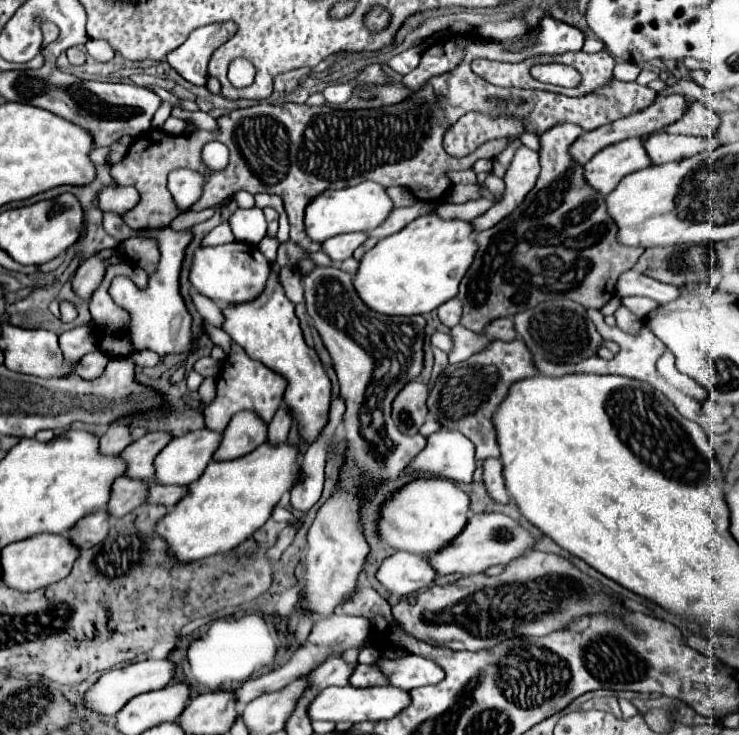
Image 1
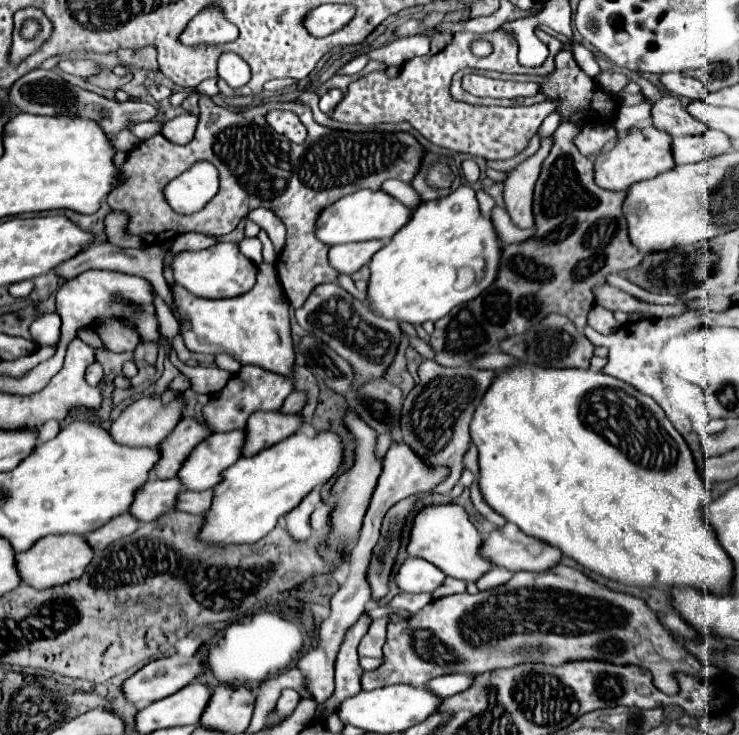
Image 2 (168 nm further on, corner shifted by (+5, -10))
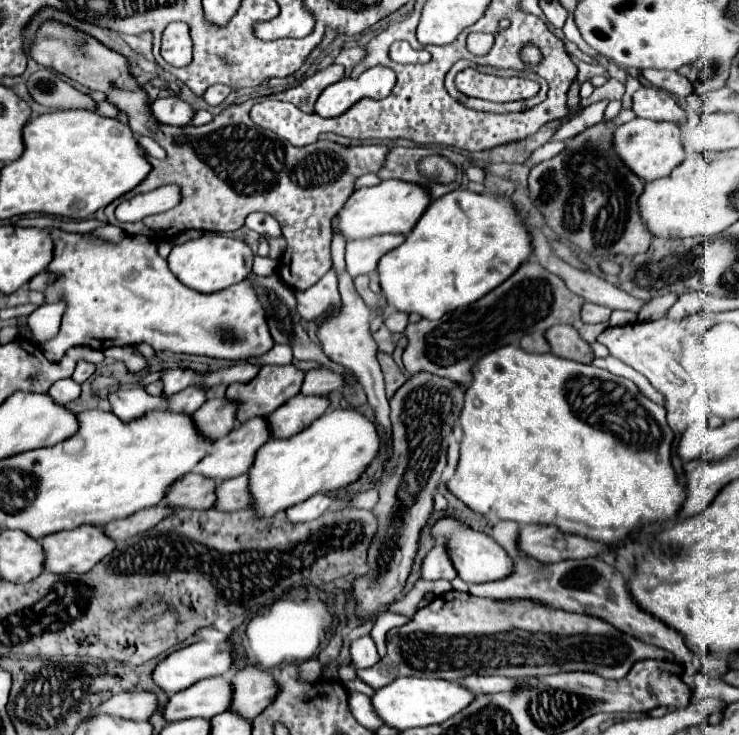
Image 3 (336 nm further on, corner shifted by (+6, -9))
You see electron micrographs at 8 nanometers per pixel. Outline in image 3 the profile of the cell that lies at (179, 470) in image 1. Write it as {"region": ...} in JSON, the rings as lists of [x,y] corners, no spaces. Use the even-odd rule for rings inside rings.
{"region":[[[254,417],[250,421],[246,421],[244,425],[236,427],[236,431],[230,431],[226,437],[218,439],[212,447],[210,447],[210,453],[194,467],[194,471],[200,471],[202,475],[208,475],[210,479],[220,479],[220,481],[226,481],[226,479],[232,479],[236,475],[242,475],[242,473],[248,473],[248,469],[252,467],[254,463],[254,457],[256,457],[256,451],[272,439],[272,433],[270,433],[270,425],[268,425],[268,419],[266,417]]]}

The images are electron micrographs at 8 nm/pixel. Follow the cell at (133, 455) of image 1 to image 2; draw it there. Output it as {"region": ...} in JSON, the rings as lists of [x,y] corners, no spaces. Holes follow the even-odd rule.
{"region":[[[183,418],[173,428],[173,432],[157,446],[159,460],[151,468],[153,478],[173,478],[181,466],[181,462],[187,458],[187,454],[211,432],[205,428],[205,424],[195,422],[193,418]]]}

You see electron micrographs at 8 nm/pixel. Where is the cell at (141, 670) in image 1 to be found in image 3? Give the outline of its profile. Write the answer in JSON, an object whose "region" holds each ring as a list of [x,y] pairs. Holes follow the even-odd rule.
{"region":[[[198,641],[194,645],[188,645],[184,649],[178,649],[174,653],[170,653],[164,661],[160,661],[152,673],[152,679],[168,693],[174,695],[182,689],[188,689],[190,685],[194,685],[200,679],[208,679],[208,677],[216,677],[216,675],[224,675],[232,669],[234,665],[234,645],[228,641],[222,643],[208,643],[208,641]]]}

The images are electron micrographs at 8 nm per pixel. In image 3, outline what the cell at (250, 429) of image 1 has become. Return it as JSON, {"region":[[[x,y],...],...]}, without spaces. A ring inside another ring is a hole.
{"region":[[[298,393],[288,403],[278,407],[272,415],[268,415],[268,423],[272,425],[272,437],[292,437],[304,431],[312,421],[322,417],[330,407],[328,395],[302,395]]]}

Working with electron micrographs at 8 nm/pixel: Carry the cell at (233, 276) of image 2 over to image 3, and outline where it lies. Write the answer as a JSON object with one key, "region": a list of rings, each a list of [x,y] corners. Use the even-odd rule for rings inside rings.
{"region":[[[206,233],[202,239],[192,239],[176,245],[168,255],[168,267],[186,287],[200,293],[214,293],[246,279],[246,275],[252,271],[252,259],[254,255],[244,241],[218,233]]]}

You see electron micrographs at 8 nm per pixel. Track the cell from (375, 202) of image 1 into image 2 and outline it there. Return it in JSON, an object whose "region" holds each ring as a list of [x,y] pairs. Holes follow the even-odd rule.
{"region":[[[359,190],[355,194],[349,194],[329,208],[325,208],[317,222],[315,222],[315,232],[317,238],[327,244],[345,244],[345,242],[355,242],[355,240],[325,240],[325,238],[371,238],[371,240],[387,240],[391,238],[407,220],[409,220],[411,210],[403,206],[399,200],[389,196],[383,190]]]}

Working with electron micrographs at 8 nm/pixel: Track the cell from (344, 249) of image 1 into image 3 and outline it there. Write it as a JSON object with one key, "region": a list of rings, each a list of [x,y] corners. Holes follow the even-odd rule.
{"region":[[[386,233],[386,235],[368,237],[368,239],[348,241],[348,245],[346,245],[346,271],[352,277],[372,273],[378,267],[380,257],[386,255],[388,251],[396,249],[398,245],[402,245],[404,239],[406,239],[406,235]]]}

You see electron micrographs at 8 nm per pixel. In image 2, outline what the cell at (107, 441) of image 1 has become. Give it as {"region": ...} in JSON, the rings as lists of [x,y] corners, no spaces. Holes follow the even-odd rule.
{"region":[[[161,396],[141,398],[111,424],[109,434],[121,446],[155,448],[181,420],[181,408],[179,400],[161,406]]]}

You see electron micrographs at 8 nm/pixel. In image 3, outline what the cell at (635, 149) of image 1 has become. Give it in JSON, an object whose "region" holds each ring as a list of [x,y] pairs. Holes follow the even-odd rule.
{"region":[[[632,119],[626,125],[620,125],[614,131],[616,153],[640,175],[644,181],[654,181],[670,175],[670,171],[684,161],[684,147],[680,143],[680,125],[678,123],[658,123],[648,119]]]}

